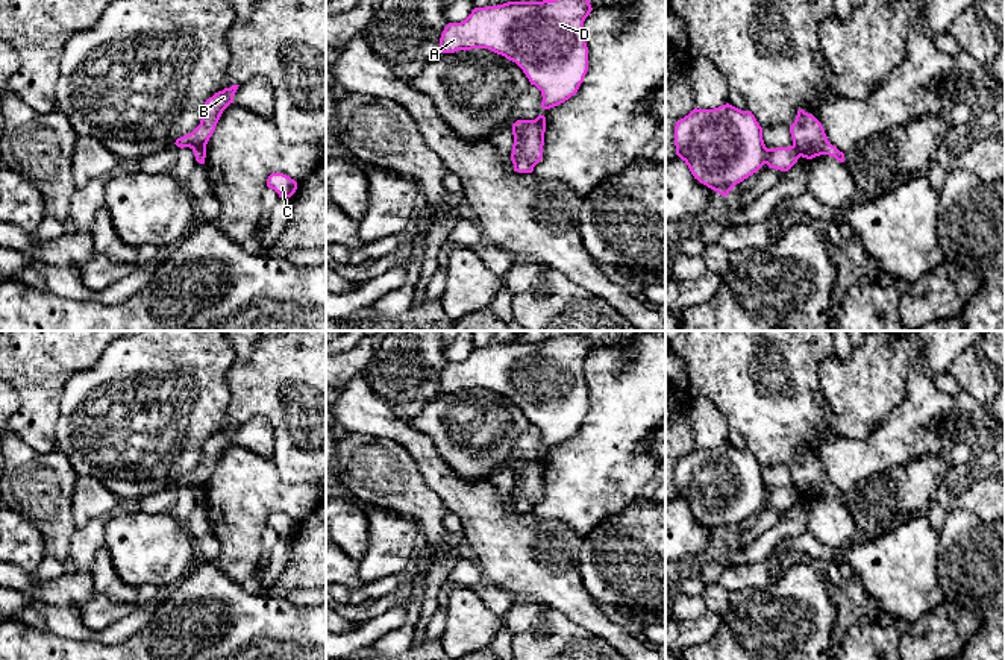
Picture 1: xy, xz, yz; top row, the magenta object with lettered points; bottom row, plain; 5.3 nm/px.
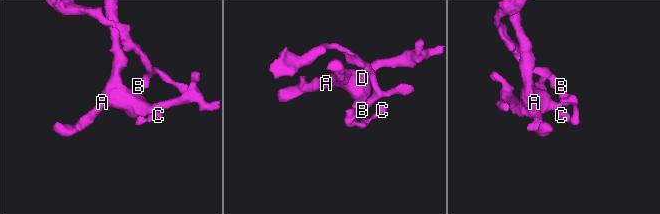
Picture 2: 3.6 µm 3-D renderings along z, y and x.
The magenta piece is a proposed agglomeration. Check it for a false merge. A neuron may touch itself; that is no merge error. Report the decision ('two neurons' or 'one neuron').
two neurons

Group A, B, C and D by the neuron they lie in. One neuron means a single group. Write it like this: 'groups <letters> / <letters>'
groups A D / B C

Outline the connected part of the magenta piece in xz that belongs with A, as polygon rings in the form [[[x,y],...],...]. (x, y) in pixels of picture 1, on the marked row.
[[[590,0],[508,2],[474,8],[464,21],[444,27],[438,53],[488,49],[502,55],[523,70],[531,85],[541,91],[541,108],[550,109],[575,96],[588,71],[584,21],[591,11]]]

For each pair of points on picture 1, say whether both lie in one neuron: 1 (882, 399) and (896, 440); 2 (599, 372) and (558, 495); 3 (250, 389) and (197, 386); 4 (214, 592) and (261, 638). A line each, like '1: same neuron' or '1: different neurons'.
1: different neurons
2: same neuron
3: different neurons
4: same neuron

